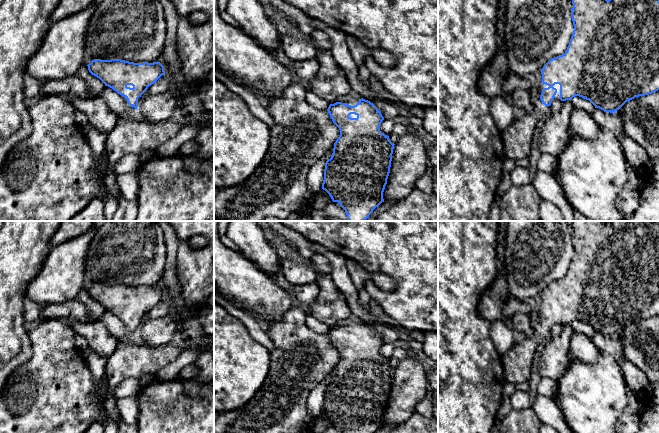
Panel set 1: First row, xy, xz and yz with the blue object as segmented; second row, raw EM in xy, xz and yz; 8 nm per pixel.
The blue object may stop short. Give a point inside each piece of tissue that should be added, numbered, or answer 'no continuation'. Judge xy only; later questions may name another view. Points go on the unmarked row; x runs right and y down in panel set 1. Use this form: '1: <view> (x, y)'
1: xy (130, 334)

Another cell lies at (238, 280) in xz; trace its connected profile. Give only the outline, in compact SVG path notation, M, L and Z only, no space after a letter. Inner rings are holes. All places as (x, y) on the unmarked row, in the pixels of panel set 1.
M214 221L214 285L220 296L256 319L258 314L254 309L257 306L261 308L260 314L284 314L295 304L293 295L283 290L274 278L261 271L242 253L226 247L221 242L218 221Z

